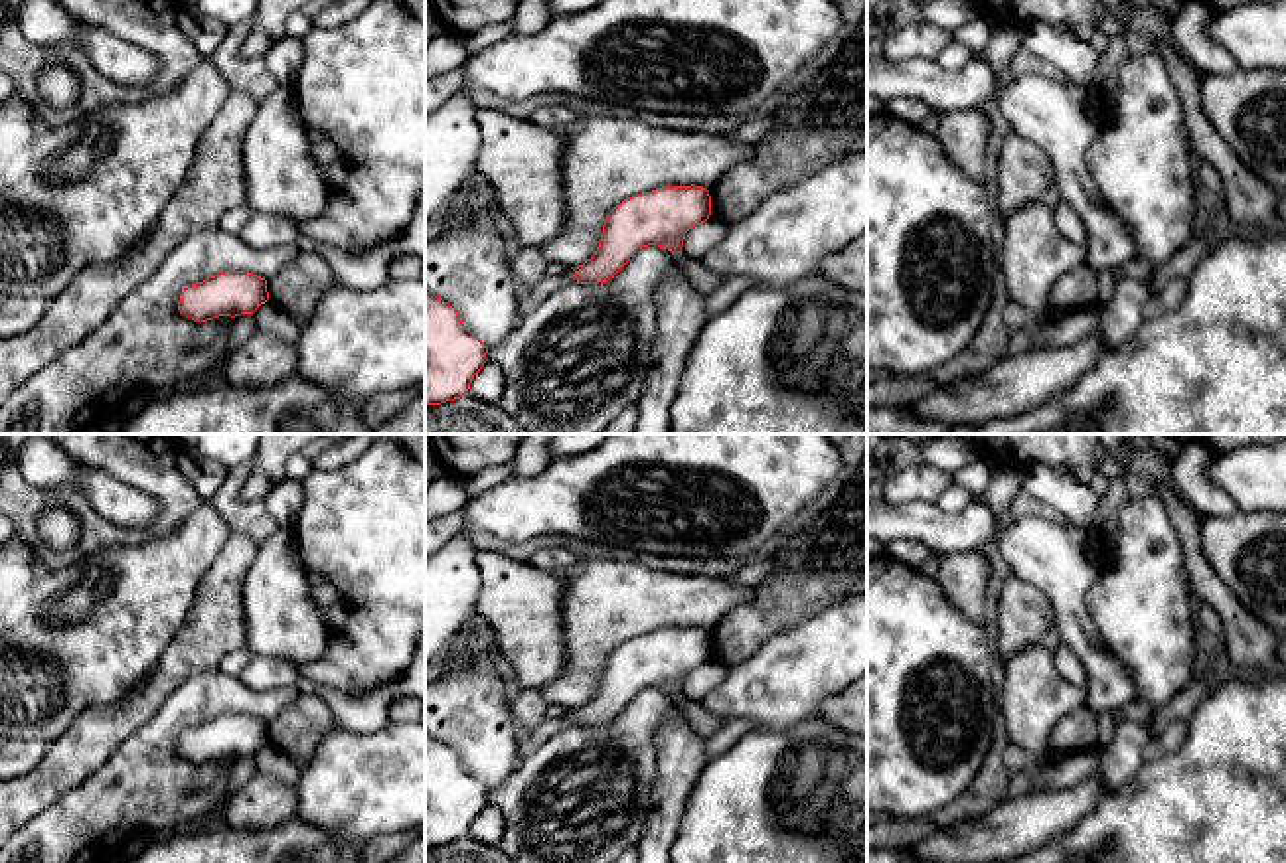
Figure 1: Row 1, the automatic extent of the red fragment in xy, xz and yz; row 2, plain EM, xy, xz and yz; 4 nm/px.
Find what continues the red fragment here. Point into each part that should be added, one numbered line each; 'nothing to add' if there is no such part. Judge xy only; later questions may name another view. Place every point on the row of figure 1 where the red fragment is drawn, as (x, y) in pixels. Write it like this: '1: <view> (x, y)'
nothing to add

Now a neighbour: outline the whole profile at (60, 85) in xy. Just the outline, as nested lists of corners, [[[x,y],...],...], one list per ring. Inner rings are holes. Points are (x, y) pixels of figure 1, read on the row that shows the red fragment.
[[[55,63],[51,67],[43,67],[38,73],[38,93],[55,109],[65,109],[73,105],[81,95],[81,77],[61,65]]]

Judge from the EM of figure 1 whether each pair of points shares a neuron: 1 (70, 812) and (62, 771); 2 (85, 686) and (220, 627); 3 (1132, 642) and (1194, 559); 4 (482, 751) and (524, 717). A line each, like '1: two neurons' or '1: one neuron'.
1: two neurons
2: two neurons
3: two neurons
4: two neurons

